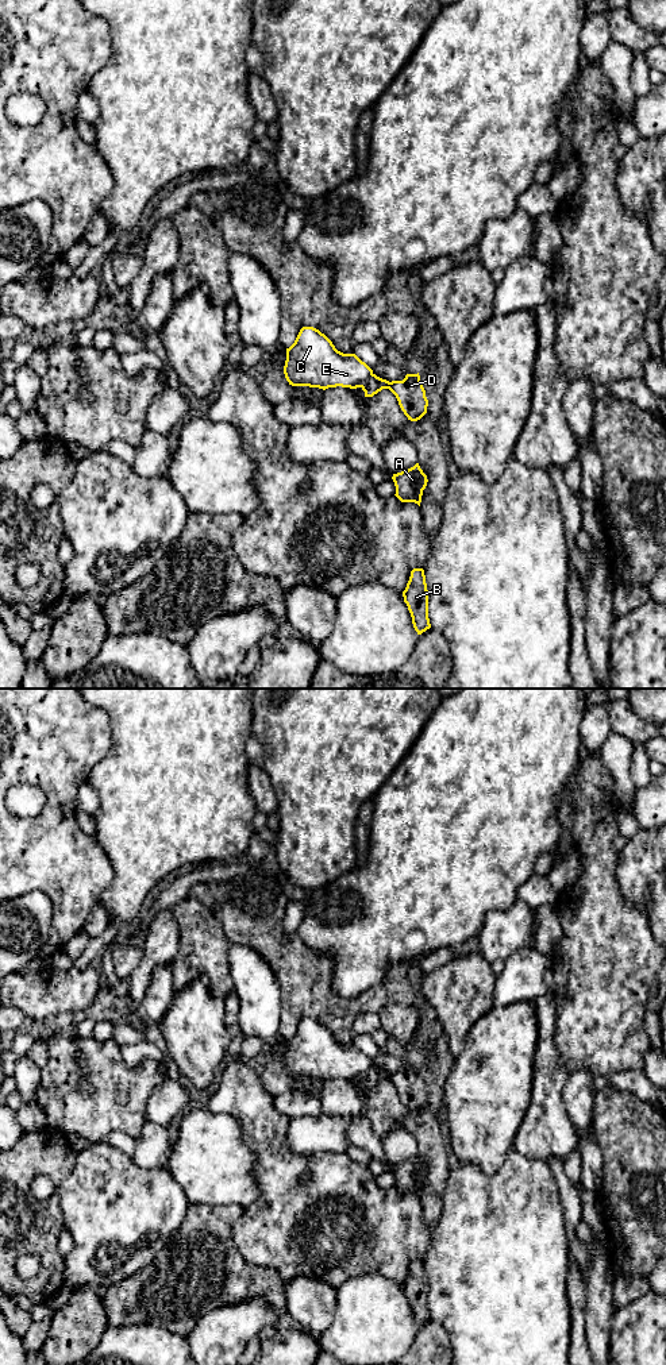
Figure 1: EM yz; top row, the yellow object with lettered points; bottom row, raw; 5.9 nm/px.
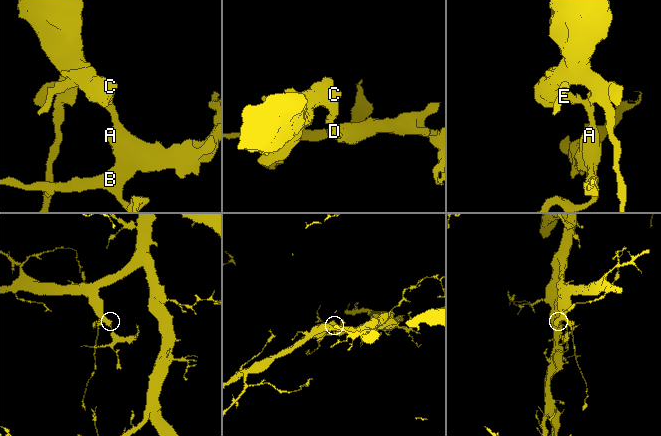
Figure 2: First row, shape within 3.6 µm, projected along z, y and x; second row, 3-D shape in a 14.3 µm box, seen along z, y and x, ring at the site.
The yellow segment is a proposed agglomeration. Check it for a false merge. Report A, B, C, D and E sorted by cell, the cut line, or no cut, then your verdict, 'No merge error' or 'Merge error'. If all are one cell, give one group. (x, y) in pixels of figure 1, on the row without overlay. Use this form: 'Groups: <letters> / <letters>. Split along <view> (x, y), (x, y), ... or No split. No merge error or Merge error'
Groups: A B D / C E. Split along yz (372, 1064), (360, 1078). Merge error

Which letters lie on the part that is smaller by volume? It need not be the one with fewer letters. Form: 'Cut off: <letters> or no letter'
Cut off: A, B, D

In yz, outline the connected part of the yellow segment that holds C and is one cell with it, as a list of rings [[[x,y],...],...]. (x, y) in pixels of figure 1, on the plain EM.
[[[303,1018],[294,1034],[286,1040],[284,1065],[292,1077],[328,1079],[361,1079],[373,1065],[373,1061],[355,1045],[343,1045],[335,1040],[332,1033],[313,1018]]]

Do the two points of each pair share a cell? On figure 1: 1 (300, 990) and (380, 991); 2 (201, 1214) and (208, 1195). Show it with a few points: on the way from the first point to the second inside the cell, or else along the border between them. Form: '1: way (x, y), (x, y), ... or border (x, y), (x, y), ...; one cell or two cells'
1: way (320, 1002), (323, 1005), (360, 1005); one cell
2: border (191, 1203), (235, 1206); two cells

